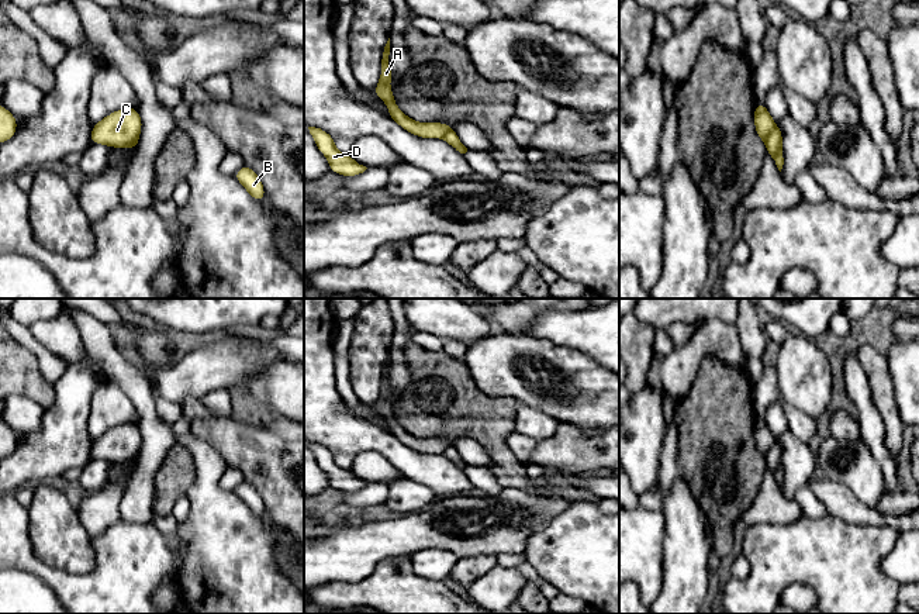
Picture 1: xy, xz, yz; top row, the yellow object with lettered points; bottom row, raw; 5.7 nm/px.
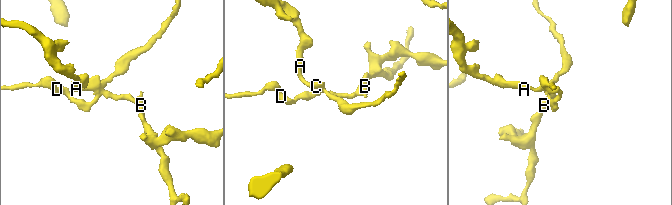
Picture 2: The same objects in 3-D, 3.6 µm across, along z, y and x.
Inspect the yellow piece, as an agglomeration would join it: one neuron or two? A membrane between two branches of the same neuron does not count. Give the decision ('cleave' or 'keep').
cleave

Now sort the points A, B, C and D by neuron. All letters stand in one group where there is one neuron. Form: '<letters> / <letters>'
A C / B D

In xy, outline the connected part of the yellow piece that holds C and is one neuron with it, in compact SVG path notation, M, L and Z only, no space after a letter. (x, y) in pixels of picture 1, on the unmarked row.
M125 422L108 430L106 434L93 441L91 459L103 459L113 463L128 462L139 453L142 437L134 422Z

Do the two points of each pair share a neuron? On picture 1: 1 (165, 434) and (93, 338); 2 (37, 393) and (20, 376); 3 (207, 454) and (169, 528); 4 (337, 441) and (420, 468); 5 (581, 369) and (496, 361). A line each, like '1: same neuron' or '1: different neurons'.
1: same neuron
2: same neuron
3: different neurons
4: same neuron
5: same neuron

